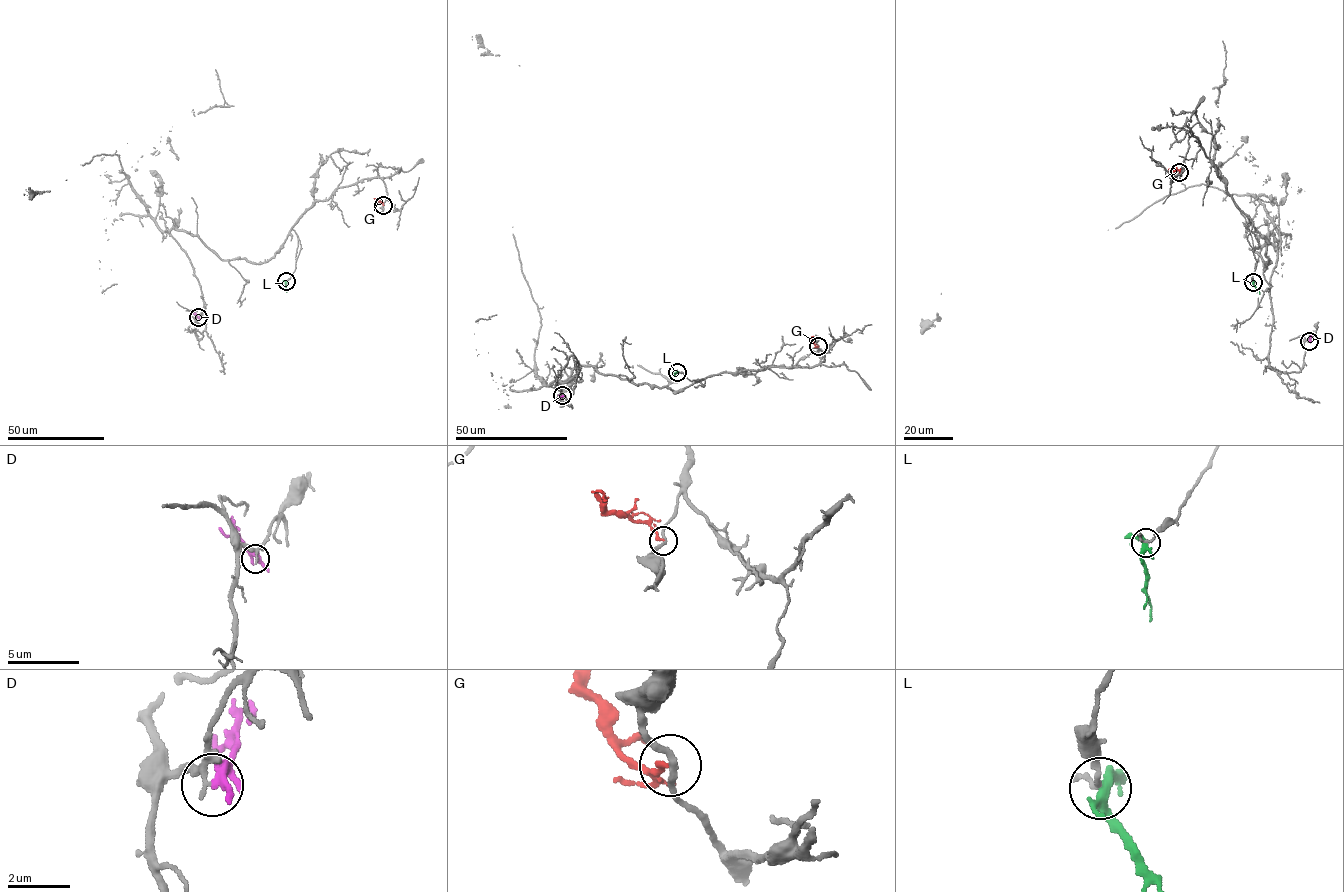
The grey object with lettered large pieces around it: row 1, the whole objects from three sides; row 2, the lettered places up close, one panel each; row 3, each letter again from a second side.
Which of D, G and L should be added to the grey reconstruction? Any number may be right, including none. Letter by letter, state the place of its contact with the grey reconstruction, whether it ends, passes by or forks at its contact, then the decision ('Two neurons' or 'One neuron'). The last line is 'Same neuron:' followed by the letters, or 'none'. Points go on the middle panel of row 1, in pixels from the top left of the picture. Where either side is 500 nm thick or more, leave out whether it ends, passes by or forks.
D: Touches grey at (562, 395). It forks there. Two neurons
G: Touches grey at (818, 346). It ends there. Two neurons
L: Touches grey at (677, 372). It forks there. Two neurons
Same neuron: none

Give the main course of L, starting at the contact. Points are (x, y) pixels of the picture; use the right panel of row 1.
L: (1253, 282), (1260, 294)

